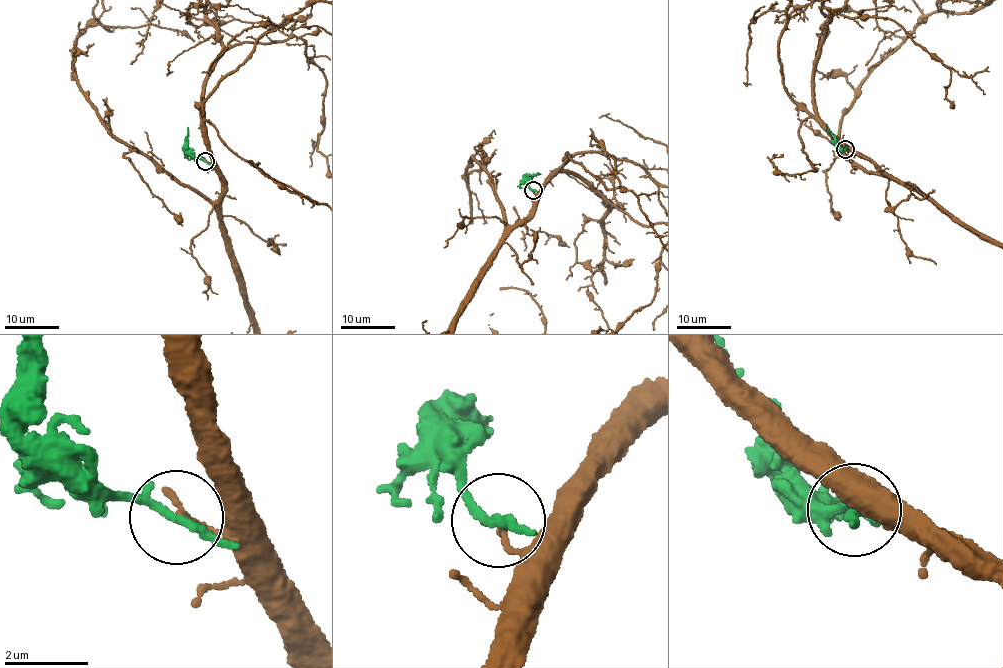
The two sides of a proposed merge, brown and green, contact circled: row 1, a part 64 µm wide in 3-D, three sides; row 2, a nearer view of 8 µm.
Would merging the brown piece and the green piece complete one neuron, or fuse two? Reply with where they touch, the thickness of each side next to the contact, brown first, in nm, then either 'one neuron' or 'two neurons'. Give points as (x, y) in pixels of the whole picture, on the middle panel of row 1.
place (533, 190); calibres 160 and 190 nm; two neurons

